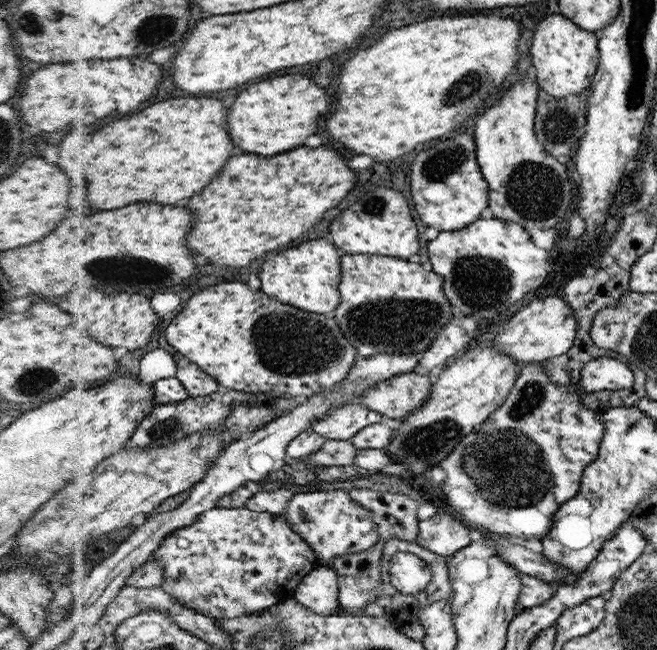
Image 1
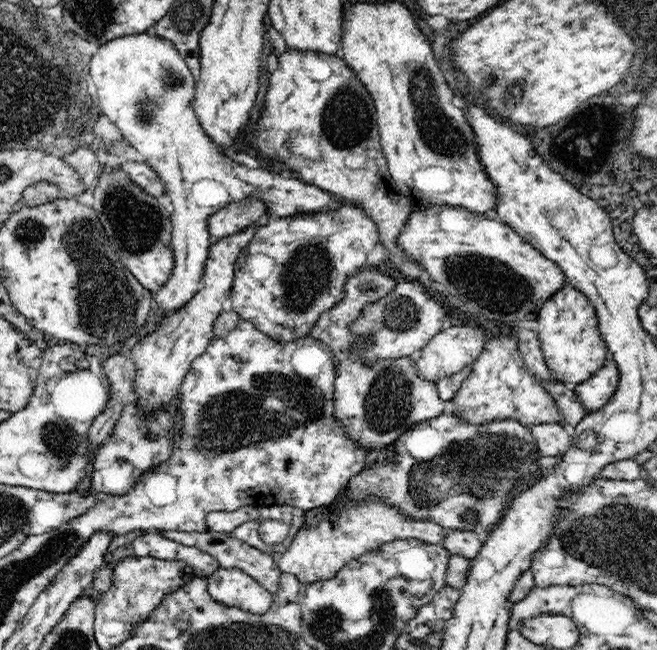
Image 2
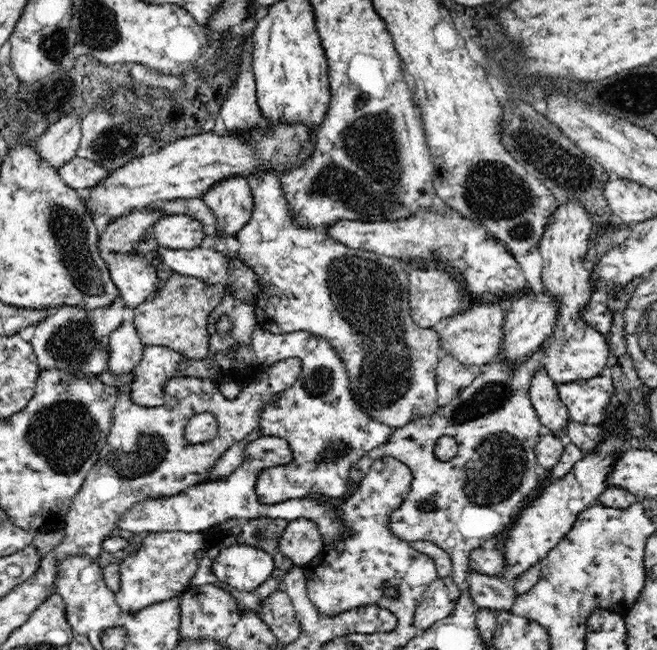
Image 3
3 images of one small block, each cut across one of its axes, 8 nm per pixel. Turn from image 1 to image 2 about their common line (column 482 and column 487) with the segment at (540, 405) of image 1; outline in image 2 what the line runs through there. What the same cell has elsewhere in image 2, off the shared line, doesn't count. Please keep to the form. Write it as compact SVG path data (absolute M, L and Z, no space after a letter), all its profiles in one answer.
M440 413L435 419L430 419L429 421L421 422L418 425L414 425L412 429L407 430L402 433L397 441L393 442L393 451L395 454L395 459L393 461L385 462L385 464L368 465L357 474L354 475L341 490L340 494L333 500L331 506L334 503L342 503L342 500L346 498L346 494L350 494L353 498L366 498L368 494L380 495L385 502L389 503L389 506L397 507L397 510L401 511L401 514L409 515L409 518L429 518L434 522L442 526L446 531L448 530L476 530L480 532L482 530L490 530L495 526L498 521L502 518L503 513L506 511L508 503L506 502L506 496L508 492L514 488L516 480L524 474L530 472L530 466L534 464L539 459L539 448L537 447L537 442L530 433L529 426L523 425L514 419L506 419L504 421L492 421L486 425L470 425L466 422L461 422L459 418L454 415Z

